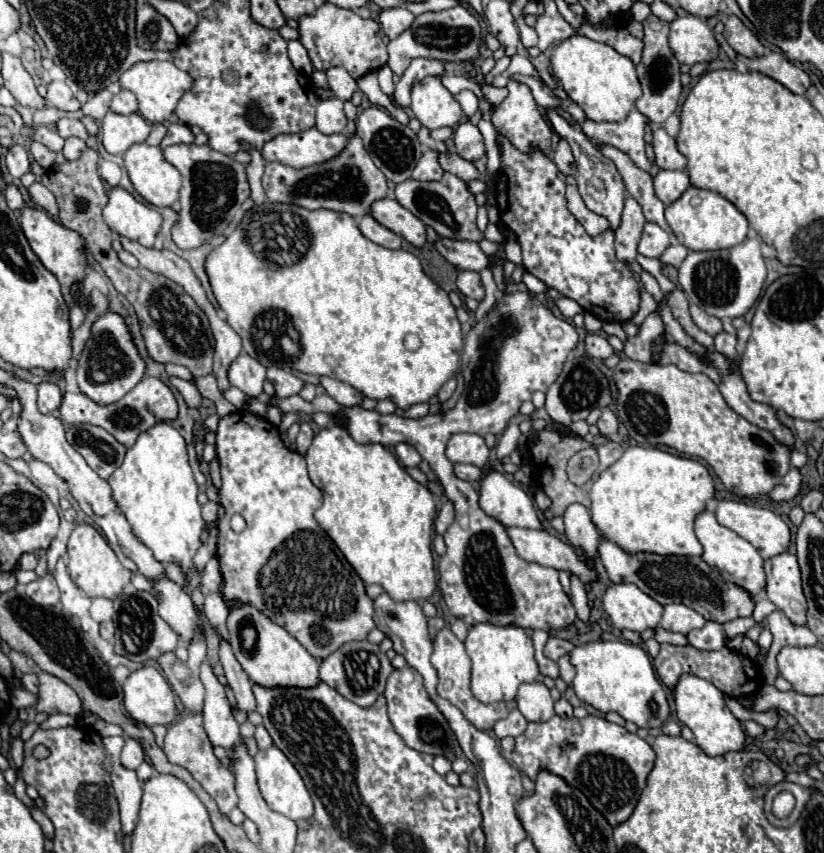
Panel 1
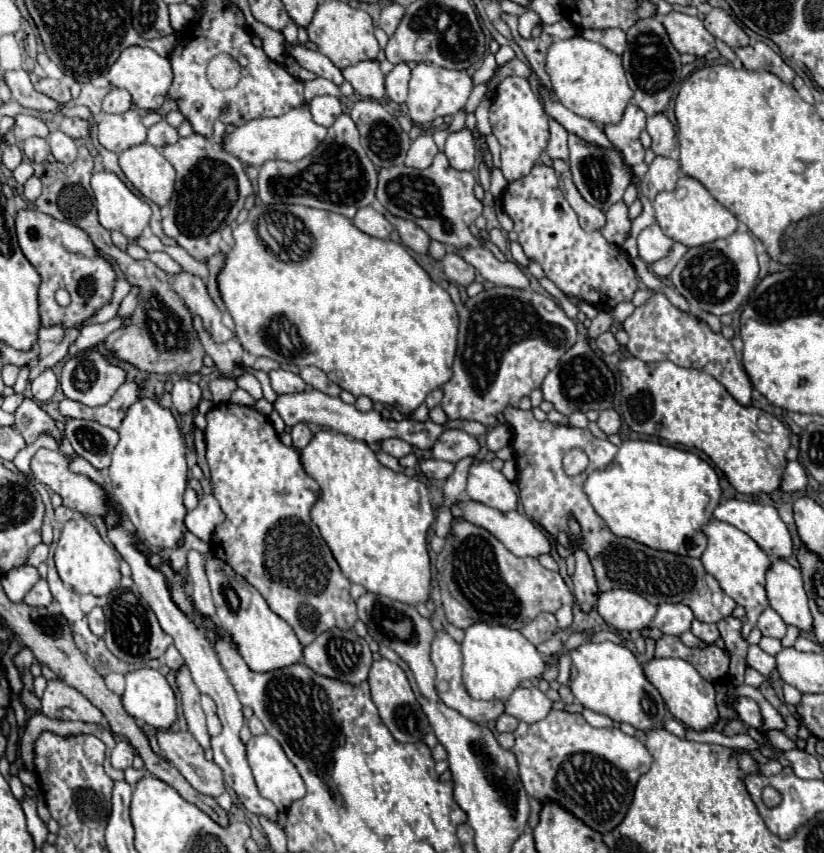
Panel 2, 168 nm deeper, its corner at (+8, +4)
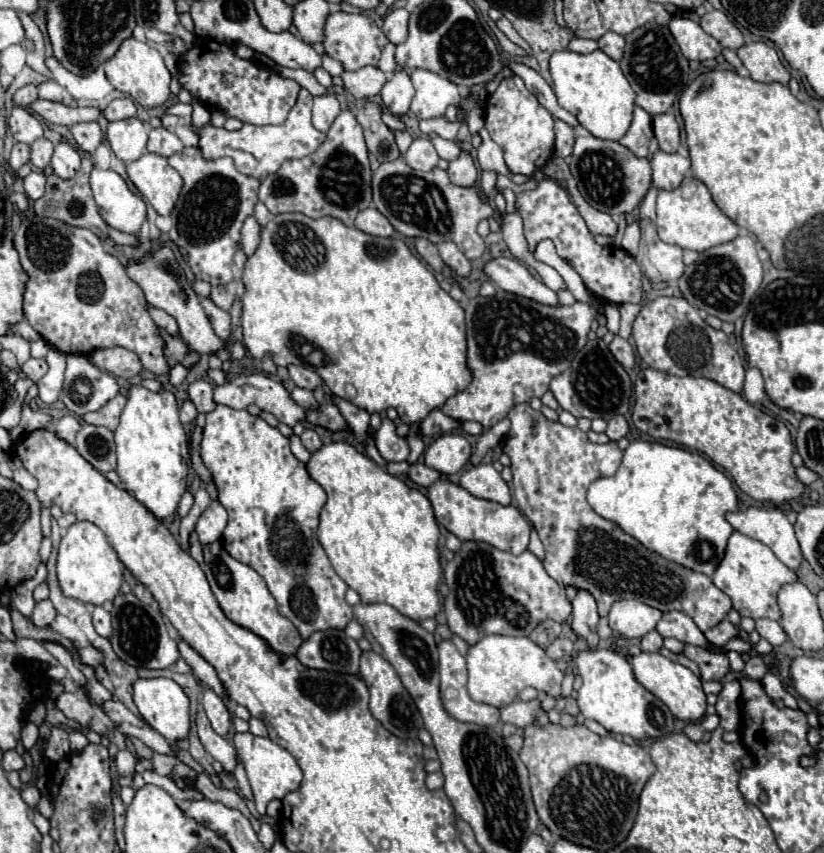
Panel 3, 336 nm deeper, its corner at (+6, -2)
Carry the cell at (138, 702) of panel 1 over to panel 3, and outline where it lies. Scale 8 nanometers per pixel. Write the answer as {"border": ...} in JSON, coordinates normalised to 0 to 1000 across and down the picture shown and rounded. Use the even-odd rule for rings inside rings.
{"border":[[[167,796],[163,798],[163,824],[172,838],[172,843],[189,855],[201,869],[211,871],[216,866],[228,864],[228,855],[231,855],[231,822],[223,815],[221,805],[216,801],[211,801],[209,796]]]}

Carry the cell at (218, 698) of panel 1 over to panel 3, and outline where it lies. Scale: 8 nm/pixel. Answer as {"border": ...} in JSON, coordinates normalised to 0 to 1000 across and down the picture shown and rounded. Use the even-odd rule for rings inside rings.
{"border":[[[248,810],[248,817],[245,817],[245,826],[248,826],[248,834],[257,848],[257,855],[274,864],[277,857],[282,855],[282,845],[279,845],[279,838],[277,838],[277,831],[272,826],[272,822],[260,815],[260,810]]]}

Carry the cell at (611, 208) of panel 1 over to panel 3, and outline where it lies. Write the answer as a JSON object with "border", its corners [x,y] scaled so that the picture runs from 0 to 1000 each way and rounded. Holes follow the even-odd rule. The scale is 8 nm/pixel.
{"border":[[[718,158],[701,161],[697,177],[689,186],[692,200],[701,215],[706,231],[726,247],[733,247],[743,254],[752,250],[765,250],[789,222],[789,191],[786,186],[774,186],[760,177],[748,165],[733,165]]]}

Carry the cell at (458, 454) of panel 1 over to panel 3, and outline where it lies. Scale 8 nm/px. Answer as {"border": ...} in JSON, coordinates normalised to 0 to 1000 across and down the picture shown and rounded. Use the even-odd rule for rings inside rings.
{"border":[[[553,508],[536,510],[529,515],[515,531],[515,543],[519,547],[527,547],[536,557],[549,557],[556,555],[566,547],[568,538],[573,533],[570,519]]]}

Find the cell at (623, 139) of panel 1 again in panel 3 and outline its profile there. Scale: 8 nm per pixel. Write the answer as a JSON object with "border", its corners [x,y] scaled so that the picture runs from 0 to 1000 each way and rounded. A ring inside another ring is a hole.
{"border":[[[769,125],[767,147],[750,168],[762,172],[772,184],[782,186],[782,184],[786,184],[789,163],[791,163],[791,137],[779,125]]]}

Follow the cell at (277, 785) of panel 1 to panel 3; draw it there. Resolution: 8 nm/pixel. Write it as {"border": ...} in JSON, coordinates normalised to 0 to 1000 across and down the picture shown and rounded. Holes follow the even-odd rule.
{"border":[[[286,859],[284,873],[286,873],[289,887],[301,906],[301,916],[308,927],[308,941],[311,941],[311,948],[316,955],[320,955],[320,948],[330,937],[345,937],[350,930],[364,925],[367,902],[364,902],[362,892],[345,876],[335,873],[325,864],[308,864],[303,859]]]}

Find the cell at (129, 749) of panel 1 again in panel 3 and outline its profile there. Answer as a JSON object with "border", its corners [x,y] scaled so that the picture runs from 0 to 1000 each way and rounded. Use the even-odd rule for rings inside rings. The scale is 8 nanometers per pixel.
{"border":[[[155,878],[143,880],[143,885],[141,885],[141,904],[143,904],[143,909],[160,909],[163,906],[163,894],[165,894],[165,887]]]}

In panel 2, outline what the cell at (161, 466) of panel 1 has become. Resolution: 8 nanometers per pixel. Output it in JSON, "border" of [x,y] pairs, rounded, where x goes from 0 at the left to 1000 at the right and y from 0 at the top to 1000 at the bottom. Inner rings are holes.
{"border":[[[172,465],[153,482],[143,508],[146,517],[136,531],[136,545],[131,550],[136,583],[146,590],[150,604],[155,604],[163,620],[180,639],[194,639],[199,644],[216,641],[223,625],[226,597],[221,580],[228,569],[228,550],[223,536],[227,525],[211,487],[192,470]]]}

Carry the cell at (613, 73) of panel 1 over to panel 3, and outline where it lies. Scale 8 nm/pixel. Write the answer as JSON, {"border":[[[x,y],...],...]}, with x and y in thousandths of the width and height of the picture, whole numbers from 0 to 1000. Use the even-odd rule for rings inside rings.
{"border":[[[692,57],[675,60],[667,67],[667,88],[672,93],[672,109],[677,121],[699,135],[701,144],[726,163],[750,165],[765,149],[769,128],[769,107],[757,90],[750,72],[740,69],[728,57],[718,62],[699,62]]]}

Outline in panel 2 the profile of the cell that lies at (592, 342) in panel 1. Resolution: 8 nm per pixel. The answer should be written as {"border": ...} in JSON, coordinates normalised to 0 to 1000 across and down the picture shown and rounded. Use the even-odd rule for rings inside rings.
{"border":[[[735,388],[735,390],[731,390],[726,397],[723,397],[723,407],[733,414],[733,416],[740,416],[740,414],[748,414],[750,409],[752,409],[752,404],[750,404],[750,400],[748,400],[748,395],[740,390],[740,388]]]}

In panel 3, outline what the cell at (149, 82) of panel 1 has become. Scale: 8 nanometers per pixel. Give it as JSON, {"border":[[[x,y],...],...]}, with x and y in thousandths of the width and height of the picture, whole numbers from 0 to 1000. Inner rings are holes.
{"border":[[[163,43],[153,46],[153,50],[148,50],[148,55],[143,57],[143,64],[138,64],[138,69],[129,72],[126,76],[126,83],[129,83],[129,90],[131,95],[143,104],[148,107],[150,111],[160,114],[165,121],[170,121],[172,125],[177,128],[184,128],[184,125],[194,125],[201,121],[201,116],[206,114],[206,83],[201,81],[199,72],[197,72],[197,64],[180,50],[175,48],[167,48]]]}

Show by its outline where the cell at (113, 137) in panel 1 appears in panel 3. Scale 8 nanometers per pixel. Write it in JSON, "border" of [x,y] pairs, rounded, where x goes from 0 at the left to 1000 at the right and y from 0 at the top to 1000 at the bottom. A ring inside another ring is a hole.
{"border":[[[158,137],[150,142],[131,144],[129,163],[143,186],[148,186],[150,191],[160,191],[175,182],[180,156],[167,137]]]}

